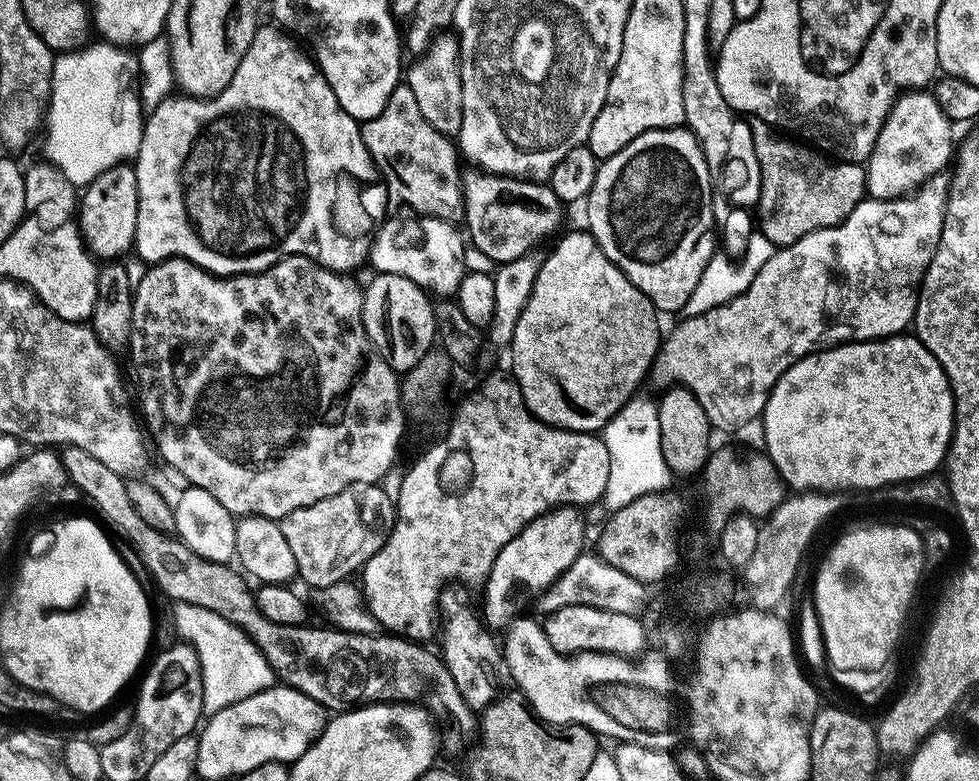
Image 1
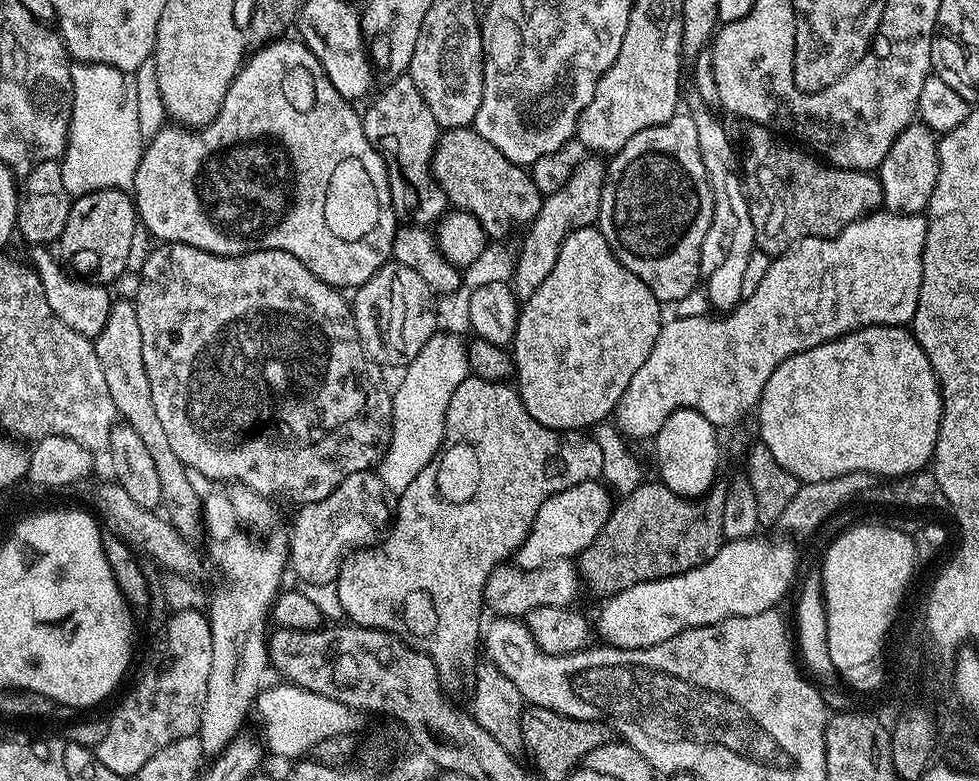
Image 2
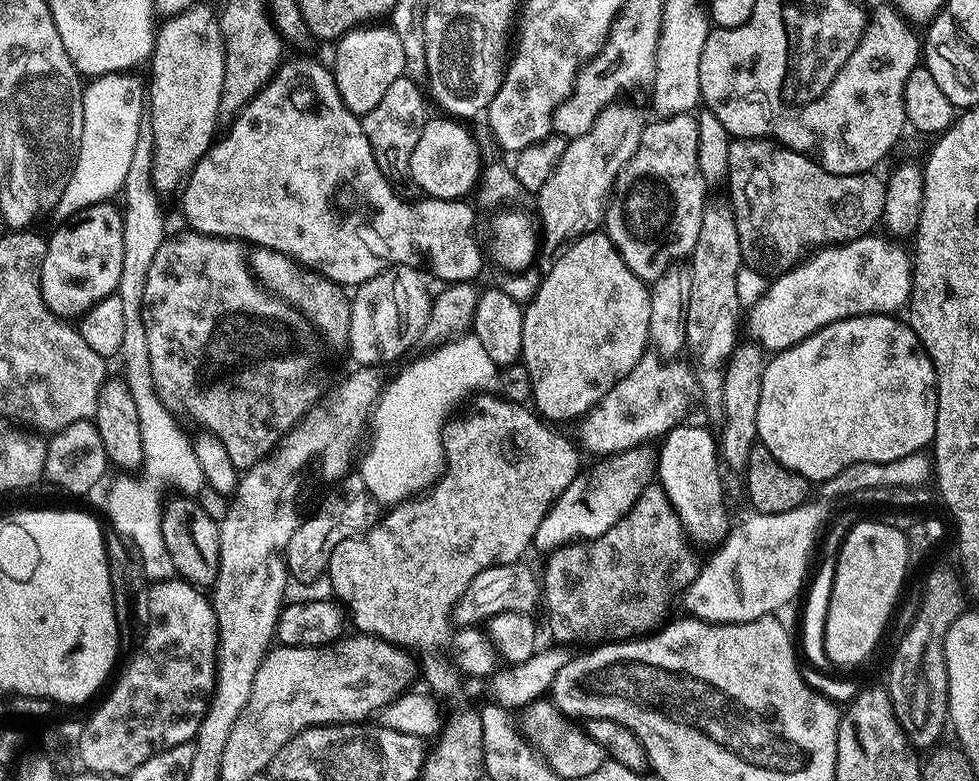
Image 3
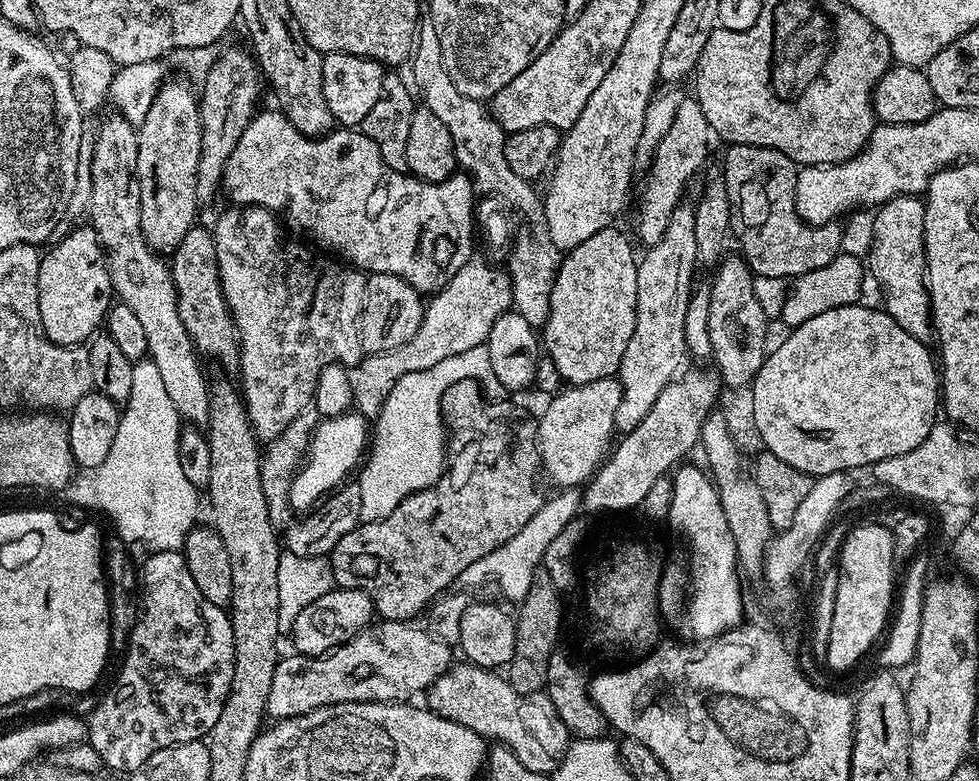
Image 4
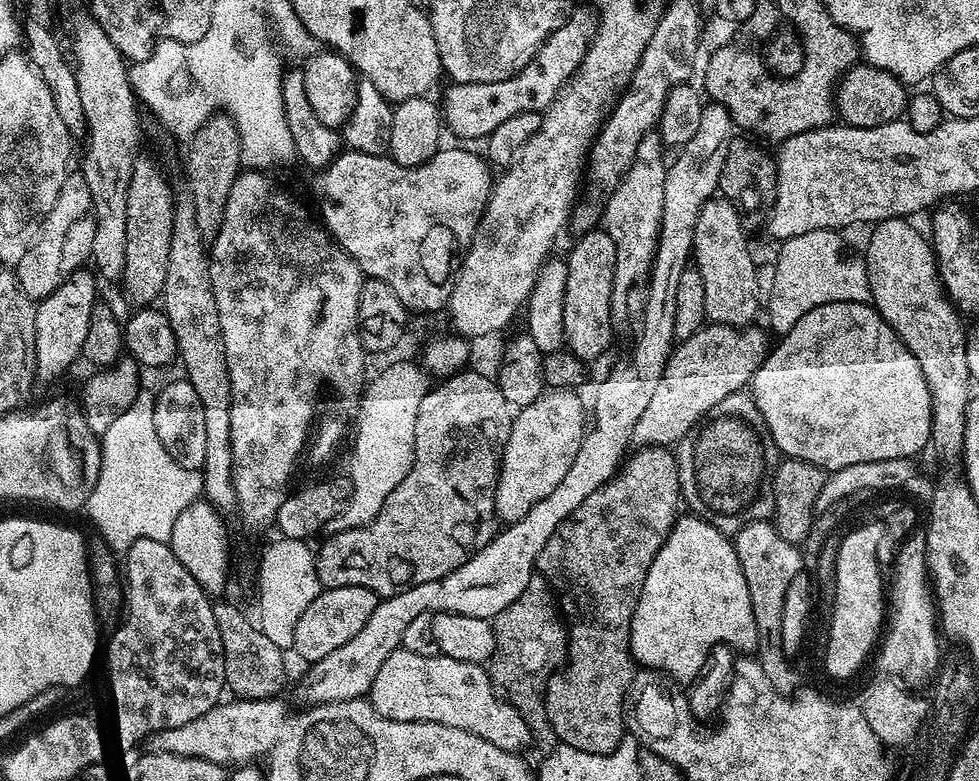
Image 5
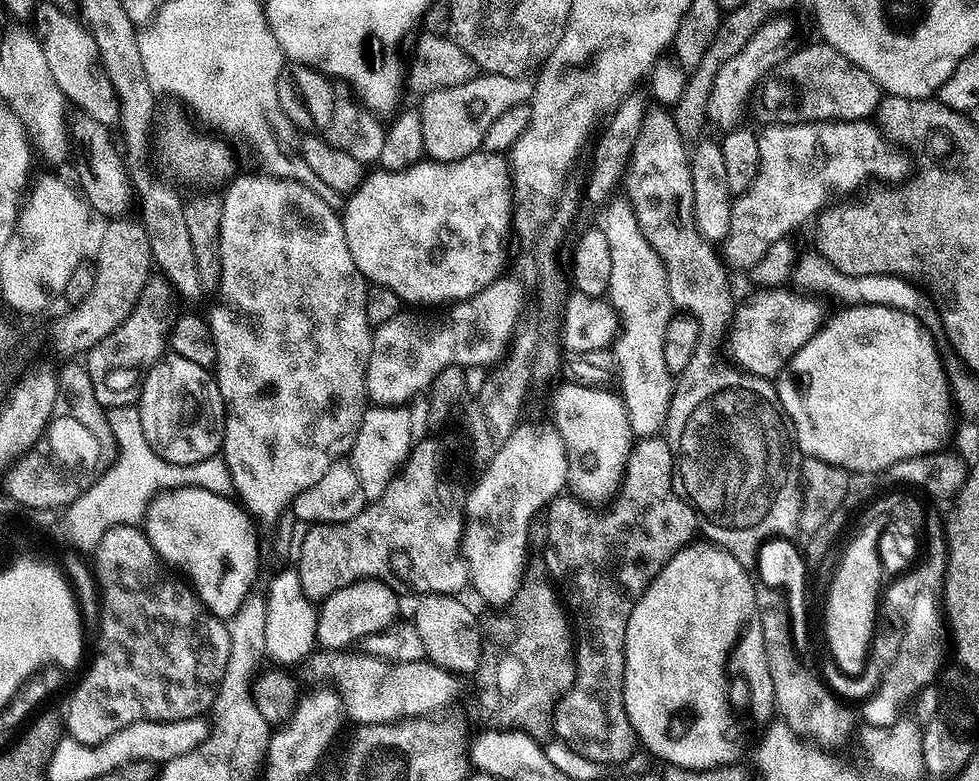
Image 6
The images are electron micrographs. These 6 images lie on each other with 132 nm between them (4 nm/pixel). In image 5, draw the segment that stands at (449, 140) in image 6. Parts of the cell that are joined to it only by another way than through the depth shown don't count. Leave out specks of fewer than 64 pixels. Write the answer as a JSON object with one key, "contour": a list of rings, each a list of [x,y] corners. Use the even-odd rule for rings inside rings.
{"contour":[[[583,6],[577,7],[572,15],[568,17],[568,21],[558,30],[554,30],[554,34],[538,50],[535,60],[529,62],[518,74],[514,74],[502,82],[453,83],[451,85],[452,89],[449,90],[444,100],[442,99],[442,120],[447,131],[449,128],[454,135],[461,136],[464,140],[483,141],[494,130],[498,130],[498,126],[502,126],[502,122],[506,122],[508,118],[514,118],[519,112],[543,113],[548,109],[555,102],[556,97],[560,95],[560,91],[568,85],[574,73],[582,66],[588,48],[592,45],[594,37],[596,37],[598,20],[591,11],[589,12]]]}

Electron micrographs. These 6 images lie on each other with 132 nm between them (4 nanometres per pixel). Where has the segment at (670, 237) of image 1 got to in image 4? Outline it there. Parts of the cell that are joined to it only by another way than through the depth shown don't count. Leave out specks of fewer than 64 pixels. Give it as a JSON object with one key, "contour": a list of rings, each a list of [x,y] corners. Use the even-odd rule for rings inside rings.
{"contour":[[[686,98],[682,106],[678,106],[678,114],[674,114],[674,122],[670,130],[666,130],[666,138],[662,138],[652,158],[652,167],[647,173],[648,185],[640,196],[640,209],[636,212],[636,232],[644,246],[660,241],[670,214],[681,203],[683,196],[680,195],[683,194],[688,179],[699,170],[700,163],[708,154],[708,136],[710,137],[710,129],[706,114],[702,114],[702,106],[698,106],[695,98]]]}

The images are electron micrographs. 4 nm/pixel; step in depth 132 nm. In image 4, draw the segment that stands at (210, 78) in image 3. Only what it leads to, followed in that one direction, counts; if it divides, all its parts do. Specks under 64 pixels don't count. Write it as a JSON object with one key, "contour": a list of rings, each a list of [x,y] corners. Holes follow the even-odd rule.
{"contour":[[[165,83],[146,110],[146,118],[136,128],[138,158],[136,189],[140,195],[140,230],[144,243],[156,254],[171,254],[197,223],[196,166],[200,157],[200,110],[197,97],[184,84]]]}

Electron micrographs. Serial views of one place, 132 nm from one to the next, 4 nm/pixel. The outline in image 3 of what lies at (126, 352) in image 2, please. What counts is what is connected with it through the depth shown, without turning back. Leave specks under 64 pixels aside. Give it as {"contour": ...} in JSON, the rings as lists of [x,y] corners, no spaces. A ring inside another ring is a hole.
{"contour":[[[172,498],[164,508],[162,536],[176,567],[176,576],[197,586],[211,586],[220,573],[220,526],[202,510],[199,499]]]}

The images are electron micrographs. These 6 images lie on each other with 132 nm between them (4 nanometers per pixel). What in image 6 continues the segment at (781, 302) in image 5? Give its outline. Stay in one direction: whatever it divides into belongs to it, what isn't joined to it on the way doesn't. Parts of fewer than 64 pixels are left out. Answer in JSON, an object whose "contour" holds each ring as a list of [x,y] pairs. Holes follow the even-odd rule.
{"contour":[[[809,250],[802,255],[802,253],[795,259],[794,268],[792,270],[791,281],[795,283],[799,288],[799,291],[819,296],[830,296],[840,302],[840,304],[851,306],[851,305],[878,305],[886,306],[892,309],[902,309],[905,312],[915,313],[916,307],[920,304],[919,292],[910,284],[905,277],[896,275],[848,275],[842,274],[841,271],[837,270],[836,267],[830,265],[826,258],[821,255],[820,252],[815,250]]]}

